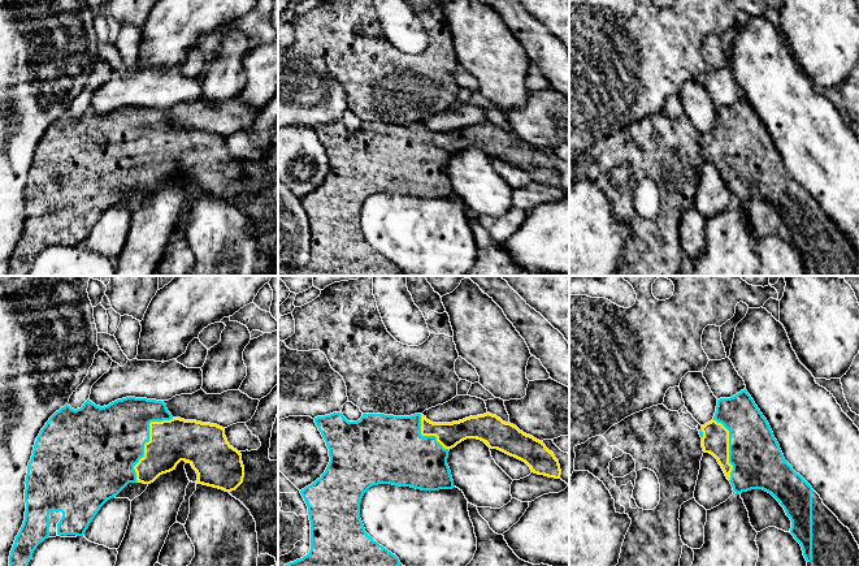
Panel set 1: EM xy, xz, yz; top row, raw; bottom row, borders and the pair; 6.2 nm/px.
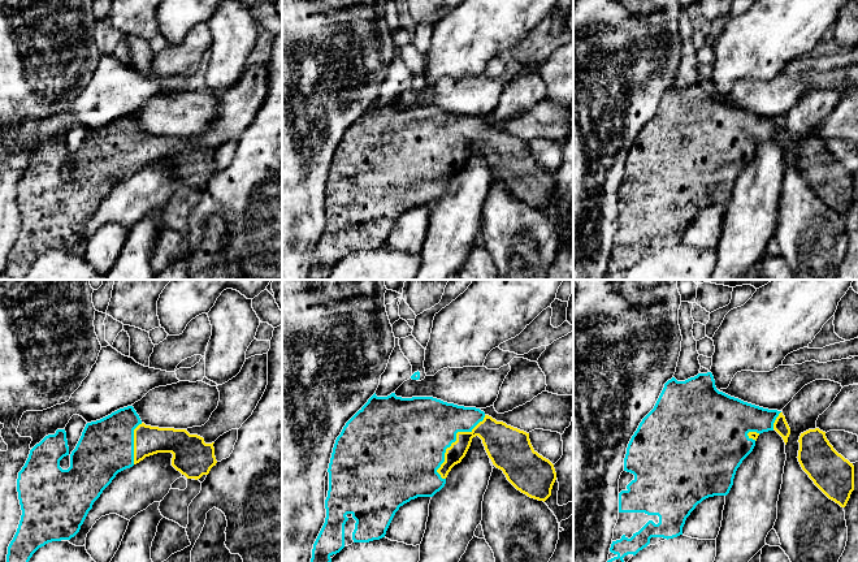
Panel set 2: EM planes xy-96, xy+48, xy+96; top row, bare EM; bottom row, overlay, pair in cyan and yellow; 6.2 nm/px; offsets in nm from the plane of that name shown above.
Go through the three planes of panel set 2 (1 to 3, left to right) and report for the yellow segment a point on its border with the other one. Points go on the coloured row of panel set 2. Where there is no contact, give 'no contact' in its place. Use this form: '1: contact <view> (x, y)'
1: contact xy-96 (133, 442)
2: contact xy+48 (454, 441)
3: contact xy+96 (775, 419)

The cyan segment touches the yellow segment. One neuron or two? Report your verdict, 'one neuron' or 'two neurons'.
one neuron

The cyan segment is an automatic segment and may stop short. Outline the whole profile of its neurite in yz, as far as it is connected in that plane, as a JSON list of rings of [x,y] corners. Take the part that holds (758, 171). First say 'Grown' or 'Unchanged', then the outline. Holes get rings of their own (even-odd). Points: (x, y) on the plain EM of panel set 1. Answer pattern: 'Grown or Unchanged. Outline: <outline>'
Grown. Outline: [[[746,98],[717,108],[713,128],[702,134],[699,143],[703,160],[717,168],[736,202],[763,198],[780,211],[791,229],[790,242],[802,255],[806,276],[859,276],[859,254],[853,242],[785,169],[767,128]]]

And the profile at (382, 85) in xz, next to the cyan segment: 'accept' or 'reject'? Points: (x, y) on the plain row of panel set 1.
reject

